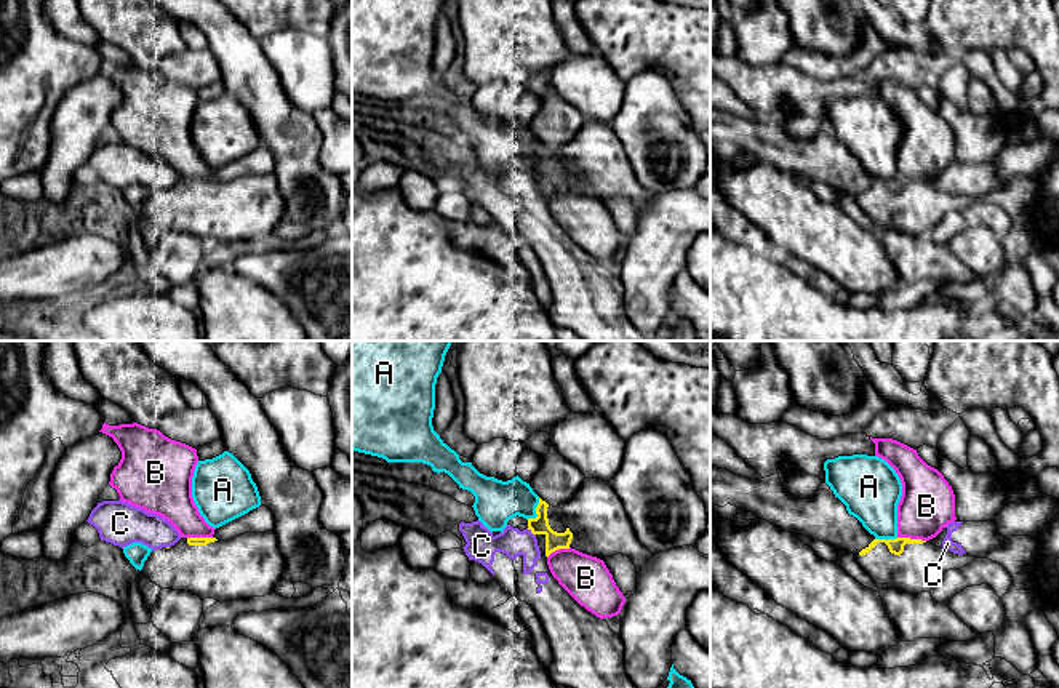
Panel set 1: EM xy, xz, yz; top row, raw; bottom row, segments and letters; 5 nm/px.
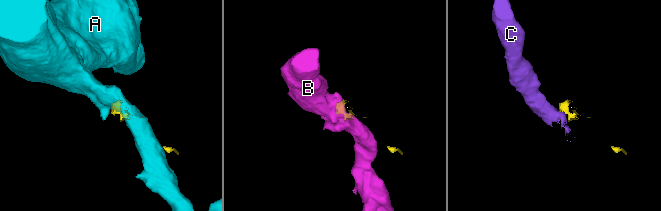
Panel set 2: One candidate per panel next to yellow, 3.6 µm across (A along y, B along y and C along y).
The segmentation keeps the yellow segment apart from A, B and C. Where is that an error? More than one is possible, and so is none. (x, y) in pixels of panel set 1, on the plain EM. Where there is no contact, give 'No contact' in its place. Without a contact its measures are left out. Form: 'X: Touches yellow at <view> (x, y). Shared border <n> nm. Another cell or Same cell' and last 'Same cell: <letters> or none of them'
A: Touches yellow at xz (536, 154). Shared border 130 nm. Another cell
B: Touches yellow at yz (912, 181). Shared border 150 nm. Another cell
C: Touches yellow at xz (531, 173). Shared border 60 nm. Another cell
Same cell: none of them

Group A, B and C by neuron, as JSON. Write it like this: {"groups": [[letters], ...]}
{"groups": [["A"], ["B"], ["C"]]}

